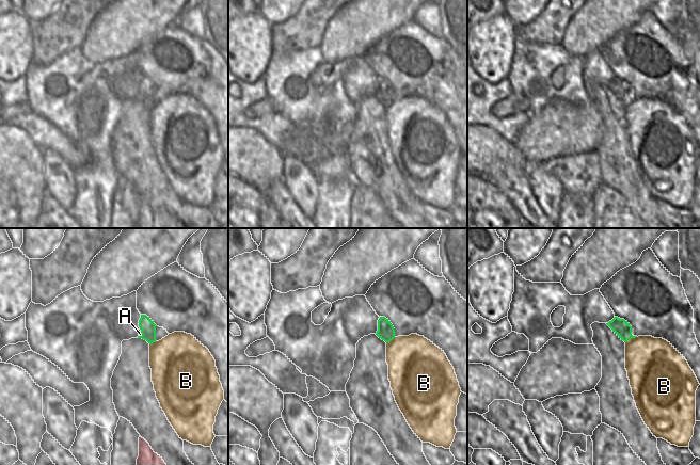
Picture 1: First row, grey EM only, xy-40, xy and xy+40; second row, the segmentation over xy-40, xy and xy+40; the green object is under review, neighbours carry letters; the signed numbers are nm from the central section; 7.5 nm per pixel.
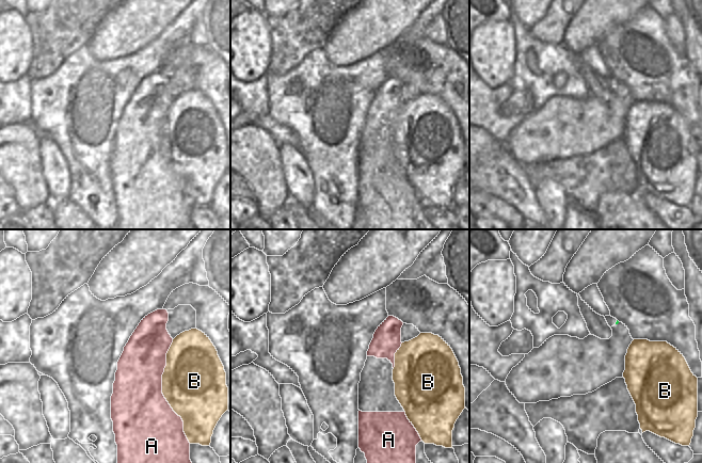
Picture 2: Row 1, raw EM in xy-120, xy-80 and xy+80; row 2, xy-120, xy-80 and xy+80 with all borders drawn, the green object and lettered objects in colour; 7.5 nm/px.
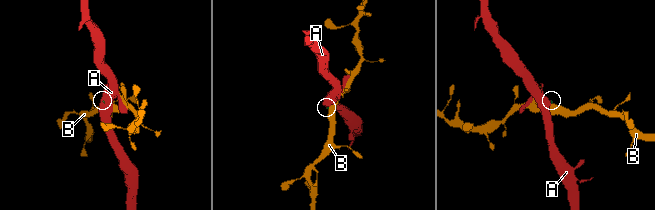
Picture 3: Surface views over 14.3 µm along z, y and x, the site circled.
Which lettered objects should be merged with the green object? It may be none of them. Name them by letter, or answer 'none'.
none

